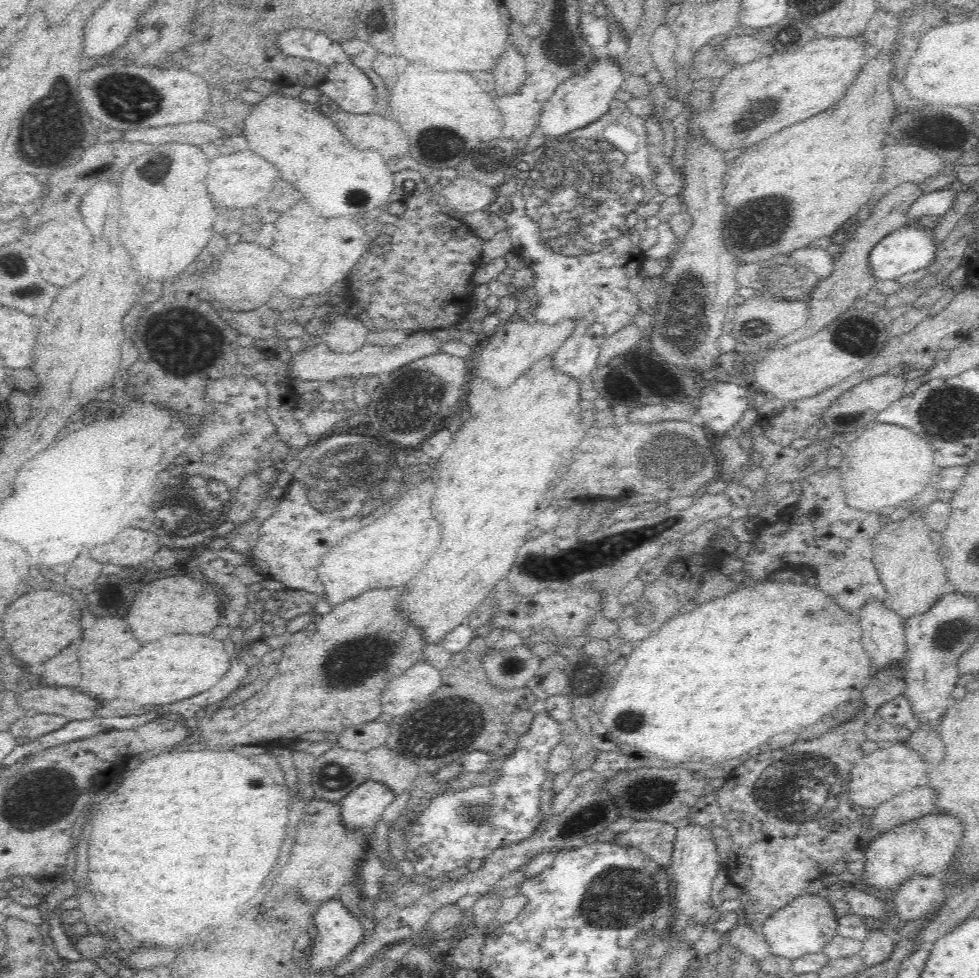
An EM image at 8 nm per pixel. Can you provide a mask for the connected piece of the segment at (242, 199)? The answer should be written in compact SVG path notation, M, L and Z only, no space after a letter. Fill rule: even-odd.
M242 150L236 154L224 154L218 156L216 160L210 160L208 192L210 198L214 198L214 204L228 206L228 208L248 208L258 204L262 198L266 198L276 178L280 178L280 174L270 162L266 162L252 150Z

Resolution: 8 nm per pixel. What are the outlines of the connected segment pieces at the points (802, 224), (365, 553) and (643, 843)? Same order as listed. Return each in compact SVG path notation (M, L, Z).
M890 52L890 54L878 54L874 60L870 60L858 74L858 78L854 80L854 84L846 90L846 94L830 108L830 110L824 110L822 114L816 114L814 118L808 118L800 124L794 124L786 130L780 130L778 134L770 136L768 140L752 146L752 148L746 148L742 152L742 156L738 156L732 164L730 170L727 169L724 174L724 203L726 211L723 217L723 242L725 248L737 259L739 264L753 263L758 261L766 261L773 258L783 258L792 254L794 250L800 250L811 246L811 243L820 238L832 238L837 232L839 232L843 226L846 225L847 220L856 215L860 207L867 204L870 201L872 193L875 191L876 184L880 181L882 172L882 166L884 166L884 142L890 138L888 136L888 128L892 124L892 118L896 116L896 102L892 98L892 92L890 92L890 74L892 70L896 68L896 52Z
M424 480L408 490L402 502L396 502L382 518L346 536L326 553L316 570L326 586L328 603L334 606L374 588L404 586L422 570L442 540L442 526L438 526L430 508L434 490L436 484Z
M637 820L627 832L618 834L616 842L624 847L634 847L650 855L658 865L668 867L677 829L673 824L656 820Z

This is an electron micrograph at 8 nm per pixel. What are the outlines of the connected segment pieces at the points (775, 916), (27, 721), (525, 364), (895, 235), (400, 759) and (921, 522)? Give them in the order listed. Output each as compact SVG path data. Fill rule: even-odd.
M802 895L774 911L758 927L770 945L770 954L793 961L805 954L820 952L836 936L838 920L825 897Z
M39 713L36 716L25 716L20 722L12 724L12 734L17 737L26 737L26 739L34 740L42 738L50 732L58 731L63 728L69 721L64 716L58 714Z
M512 318L498 325L494 333L489 337L484 345L486 348L477 355L478 364L476 364L476 374L482 378L488 378L492 384L500 386L500 388L508 388L522 372L526 372L530 368L530 364L534 364L536 360L554 354L564 340L572 334L574 326L578 320L563 320L558 324L540 324L534 322L527 323L523 319ZM490 342L490 344L486 344Z
M904 224L899 230L888 234L881 242L871 248L869 254L870 269L872 269L872 275L876 279L897 281L904 274L930 266L936 251L933 230L928 231L920 225Z
M385 745L366 752L366 759L370 779L386 784L396 795L410 791L418 778L418 766Z
M912 514L900 522L886 522L873 539L873 563L888 594L884 602L902 618L926 612L940 596L944 596L948 578L930 534L926 520Z

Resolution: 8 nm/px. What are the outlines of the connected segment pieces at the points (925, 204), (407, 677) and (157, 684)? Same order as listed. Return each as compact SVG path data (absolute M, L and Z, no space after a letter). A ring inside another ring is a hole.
M957 186L946 187L937 191L922 193L908 210L908 220L915 221L921 217L946 215L956 203Z
M418 662L400 678L388 682L381 694L383 712L391 716L406 716L422 708L426 698L443 686L441 671L426 662Z
M192 634L164 636L158 642L146 644L140 648L140 652L120 662L124 672L120 698L134 700L140 706L160 706L190 698L216 686L230 668L230 658L220 640Z

